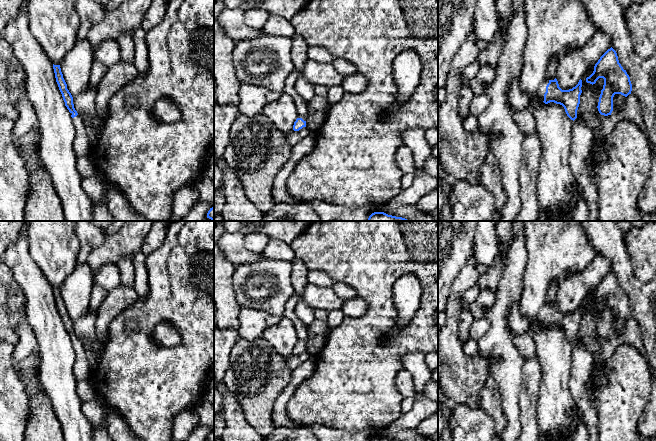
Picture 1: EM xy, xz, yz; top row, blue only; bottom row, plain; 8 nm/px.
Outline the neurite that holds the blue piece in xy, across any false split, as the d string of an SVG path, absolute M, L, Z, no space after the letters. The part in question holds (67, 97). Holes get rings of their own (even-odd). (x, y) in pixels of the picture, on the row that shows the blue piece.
M53 64L53 69L55 73L56 82L62 94L65 106L67 107L67 109L71 114L75 128L73 150L77 158L87 156L89 155L91 149L87 133L87 125L85 124L84 120L80 117L80 115L77 113L77 111L74 108L73 97L69 92L67 84L63 78L60 65Z

